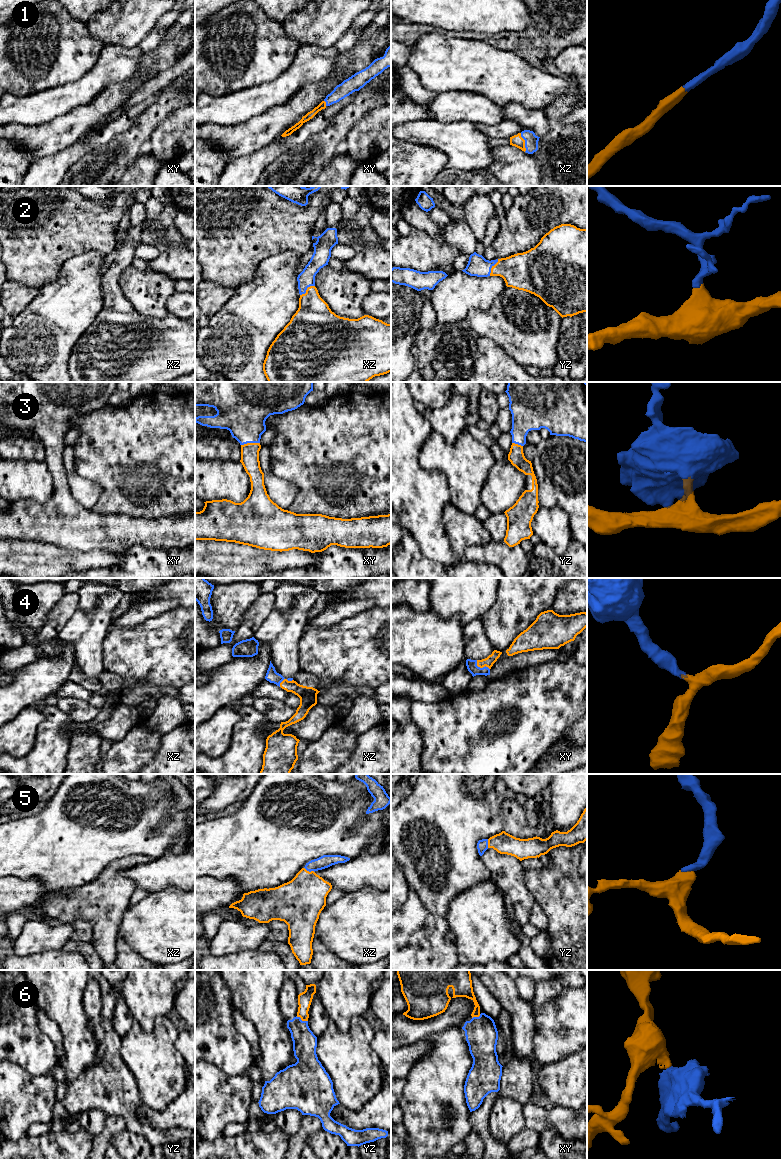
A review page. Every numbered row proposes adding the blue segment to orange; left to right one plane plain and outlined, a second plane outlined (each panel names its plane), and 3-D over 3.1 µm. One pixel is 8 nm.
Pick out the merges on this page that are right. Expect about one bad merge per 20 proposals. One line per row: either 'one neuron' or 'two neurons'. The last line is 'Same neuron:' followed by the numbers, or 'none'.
1: one neuron
2: one neuron
3: one neuron
4: one neuron
5: one neuron
6: one neuron
Same neuron: 1, 2, 3, 4, 5, 6

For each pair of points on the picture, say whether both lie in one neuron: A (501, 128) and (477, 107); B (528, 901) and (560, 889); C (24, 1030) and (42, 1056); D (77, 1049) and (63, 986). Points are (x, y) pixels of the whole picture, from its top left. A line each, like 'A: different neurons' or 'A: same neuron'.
A: different neurons
B: different neurons
C: same neuron
D: same neuron

